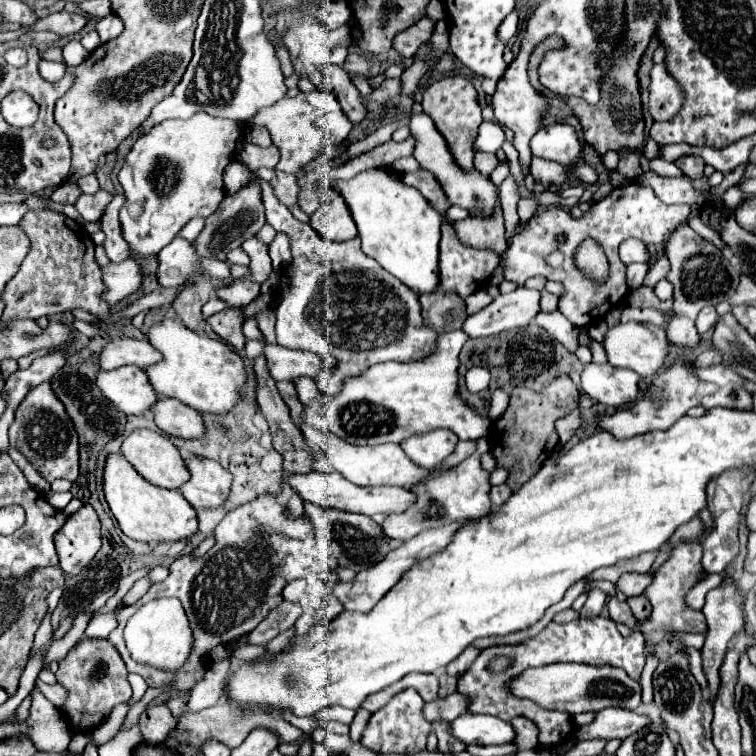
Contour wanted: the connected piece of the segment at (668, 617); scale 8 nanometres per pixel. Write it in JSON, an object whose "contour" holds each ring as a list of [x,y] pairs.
{"contour":[[[682,544],[678,546],[670,560],[660,566],[660,570],[654,574],[652,582],[646,586],[644,596],[648,598],[652,612],[646,620],[638,622],[638,630],[644,634],[646,644],[660,644],[672,630],[688,630],[688,632],[700,632],[704,634],[708,630],[706,618],[700,610],[692,610],[686,604],[686,594],[706,576],[702,568],[702,546],[700,544]]]}

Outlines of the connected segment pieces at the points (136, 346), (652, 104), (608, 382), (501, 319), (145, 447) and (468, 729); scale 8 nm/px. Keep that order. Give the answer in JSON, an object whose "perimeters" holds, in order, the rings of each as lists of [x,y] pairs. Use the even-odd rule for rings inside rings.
{"perimeters":[[[[114,338],[104,346],[100,354],[100,368],[114,370],[128,364],[138,368],[148,368],[160,360],[162,360],[162,354],[148,340]]],[[[664,64],[652,66],[648,92],[650,92],[648,110],[654,118],[654,122],[670,120],[682,106],[682,92],[680,92],[678,84],[674,84],[674,78],[666,72]]],[[[586,364],[582,372],[582,390],[606,406],[624,406],[636,402],[640,394],[640,376],[610,364]]],[[[520,286],[510,294],[496,296],[492,304],[468,316],[464,322],[464,332],[470,338],[496,336],[512,328],[528,326],[538,312],[540,312],[540,292]]],[[[134,430],[122,444],[124,458],[138,470],[140,476],[144,476],[150,484],[160,488],[172,488],[178,490],[186,480],[190,480],[190,472],[178,452],[178,448],[170,442],[166,434],[152,432],[152,430]]],[[[470,712],[452,722],[452,734],[464,744],[504,744],[516,738],[516,732],[508,720]]]]}

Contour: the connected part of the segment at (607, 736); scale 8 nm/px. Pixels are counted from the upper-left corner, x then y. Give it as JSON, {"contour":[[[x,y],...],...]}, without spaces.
{"contour":[[[606,708],[606,710],[598,710],[596,718],[586,724],[586,726],[578,726],[572,734],[574,740],[624,740],[630,734],[646,728],[646,724],[650,724],[648,716],[636,714],[632,710],[622,710],[622,708]]]}

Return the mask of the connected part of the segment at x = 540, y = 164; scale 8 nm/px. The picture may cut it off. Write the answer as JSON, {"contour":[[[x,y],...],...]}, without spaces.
{"contour":[[[532,156],[530,174],[532,174],[536,180],[540,180],[542,184],[552,186],[552,184],[564,184],[566,174],[568,174],[568,168],[564,168],[562,164],[546,162],[546,160],[538,158],[538,156]]]}

